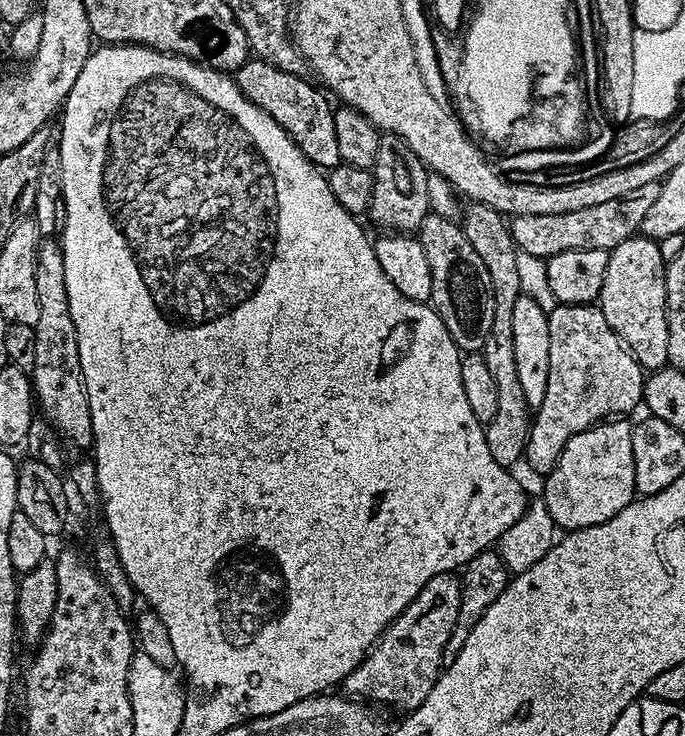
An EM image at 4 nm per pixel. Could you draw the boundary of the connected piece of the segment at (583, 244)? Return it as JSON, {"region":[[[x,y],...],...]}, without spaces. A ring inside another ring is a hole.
{"region":[[[646,182],[638,190],[628,196],[610,198],[610,202],[598,202],[598,206],[582,206],[582,210],[570,210],[566,214],[522,214],[513,216],[510,220],[512,240],[517,249],[526,254],[534,254],[534,258],[542,258],[545,262],[554,254],[562,254],[562,250],[609,250],[617,248],[624,240],[640,232],[642,218],[646,218],[650,206],[654,206],[660,193],[660,184]]]}

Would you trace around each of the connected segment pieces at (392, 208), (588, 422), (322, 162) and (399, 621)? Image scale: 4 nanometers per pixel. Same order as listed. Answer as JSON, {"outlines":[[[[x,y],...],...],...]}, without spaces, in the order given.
{"outlines":[[[[385,132],[378,142],[376,164],[370,169],[374,178],[374,194],[370,198],[367,215],[378,227],[392,234],[412,234],[430,215],[428,208],[428,179],[430,173],[424,163],[406,146],[402,137]]],[[[557,304],[555,310],[548,313],[548,329],[550,330],[550,372],[547,379],[546,394],[543,395],[542,404],[534,408],[532,428],[528,432],[528,441],[524,447],[524,455],[522,457],[523,463],[525,465],[528,463],[529,470],[537,472],[537,477],[540,478],[547,476],[549,472],[554,470],[554,466],[558,462],[566,442],[570,442],[570,438],[574,438],[574,434],[582,434],[582,430],[593,428],[595,424],[599,424],[609,418],[628,414],[624,412],[630,411],[636,403],[639,405],[644,399],[644,382],[646,379],[645,369],[641,368],[639,362],[632,356],[626,345],[620,341],[620,337],[616,335],[615,330],[606,322],[600,307],[592,304]]],[[[249,58],[241,68],[237,68],[234,79],[241,94],[259,110],[264,110],[274,122],[278,122],[278,126],[290,134],[298,150],[310,158],[313,166],[320,170],[331,170],[342,163],[337,135],[334,134],[333,105],[328,105],[329,97],[311,79],[286,74],[286,70],[278,70],[278,66],[270,66],[270,62],[259,58]]],[[[443,572],[430,578],[430,582],[426,582],[426,586],[418,590],[418,598],[414,598],[414,602],[410,602],[410,606],[406,606],[406,610],[402,610],[402,614],[392,620],[387,630],[372,645],[372,649],[364,655],[363,662],[344,679],[343,691],[349,697],[363,698],[373,705],[393,704],[400,714],[407,714],[422,706],[422,702],[426,702],[426,694],[430,694],[442,671],[446,642],[450,642],[450,630],[454,630],[454,622],[458,622],[461,602],[459,575]]]]}

